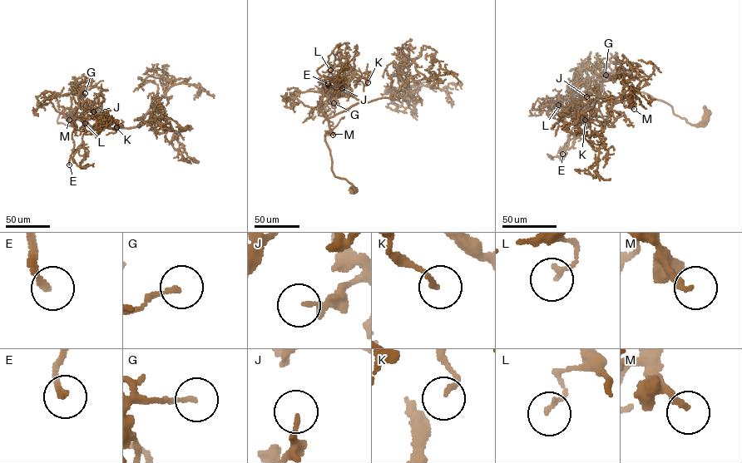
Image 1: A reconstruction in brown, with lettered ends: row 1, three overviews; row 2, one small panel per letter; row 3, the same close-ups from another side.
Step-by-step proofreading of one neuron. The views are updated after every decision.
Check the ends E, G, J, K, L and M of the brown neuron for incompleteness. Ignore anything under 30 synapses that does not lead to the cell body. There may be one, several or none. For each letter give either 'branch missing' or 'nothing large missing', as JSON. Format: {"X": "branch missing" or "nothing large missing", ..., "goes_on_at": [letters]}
{"E": "branch missing", "G": "nothing large missing", "J": "branch missing", "K": "nothing large missing", "L": "nothing large missing", "M": "branch missing", "goes_on_at": ["E", "J", "M"]}

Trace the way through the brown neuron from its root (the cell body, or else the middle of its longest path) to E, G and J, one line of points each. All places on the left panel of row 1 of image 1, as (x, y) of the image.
E: (73, 113), (70, 125), (56, 120), (62, 106), (71, 110), (64, 115), (76, 127), (69, 165)
G: (73, 113), (71, 125), (57, 123), (62, 106), (103, 130), (101, 113), (82, 100), (85, 93)
J: (73, 113), (71, 125), (57, 123), (62, 106), (93, 128), (103, 130), (101, 113), (91, 107), (93, 111)

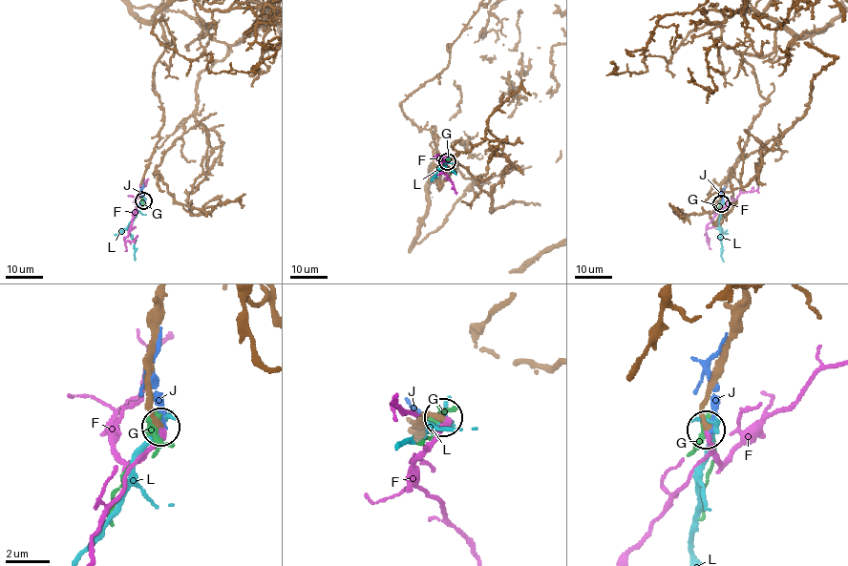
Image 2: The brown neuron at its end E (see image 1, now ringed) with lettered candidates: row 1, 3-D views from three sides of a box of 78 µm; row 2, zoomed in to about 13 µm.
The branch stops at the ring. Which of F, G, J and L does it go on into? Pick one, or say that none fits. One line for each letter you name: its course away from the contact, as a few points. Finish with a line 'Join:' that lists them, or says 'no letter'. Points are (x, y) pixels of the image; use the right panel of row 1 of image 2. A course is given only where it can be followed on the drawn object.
F: it runs (721, 203), (721, 209), (707, 224), (708, 240), (706, 234)
Join: F

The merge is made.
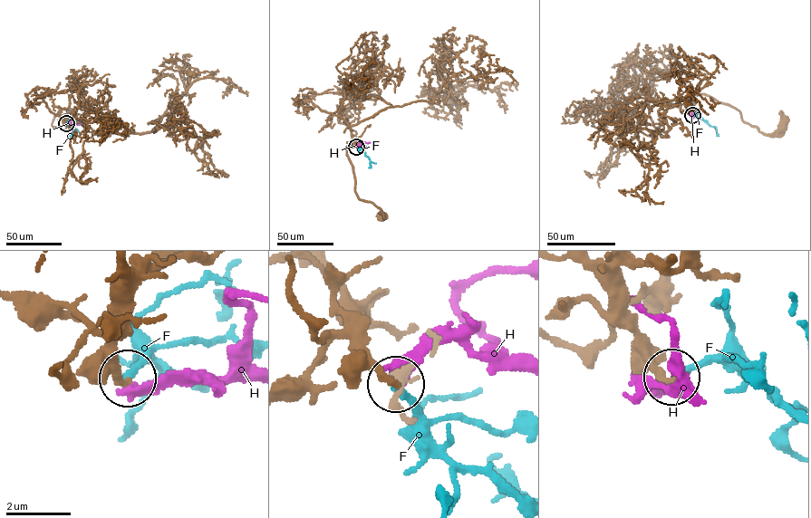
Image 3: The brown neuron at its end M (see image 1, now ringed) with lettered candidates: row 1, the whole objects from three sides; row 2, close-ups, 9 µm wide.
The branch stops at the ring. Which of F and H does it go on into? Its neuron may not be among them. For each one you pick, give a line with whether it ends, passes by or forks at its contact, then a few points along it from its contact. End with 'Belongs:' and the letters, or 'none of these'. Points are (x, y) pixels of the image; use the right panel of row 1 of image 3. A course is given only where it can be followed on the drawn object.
F: it ends there; it runs (692, 115), (714, 127), (718, 134)
Belongs: F

